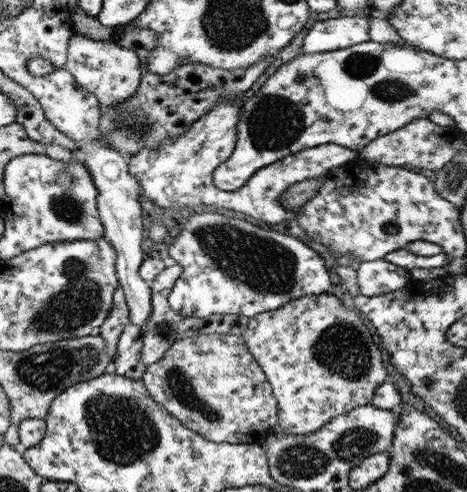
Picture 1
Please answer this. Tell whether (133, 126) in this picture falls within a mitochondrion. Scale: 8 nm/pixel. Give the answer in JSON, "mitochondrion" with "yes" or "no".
{"mitochondrion":"yes"}

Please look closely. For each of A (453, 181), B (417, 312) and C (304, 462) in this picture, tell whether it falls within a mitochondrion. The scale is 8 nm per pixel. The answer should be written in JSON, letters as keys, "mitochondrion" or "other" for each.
{"A":"mitochondrion","B":"other","C":"mitochondrion"}

